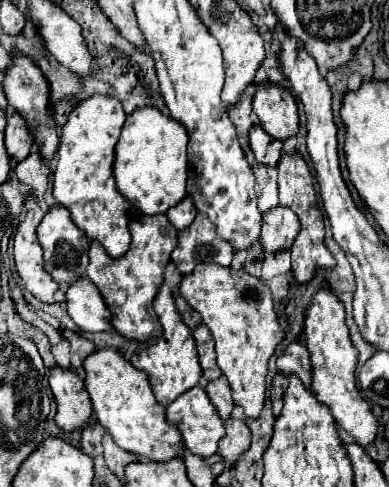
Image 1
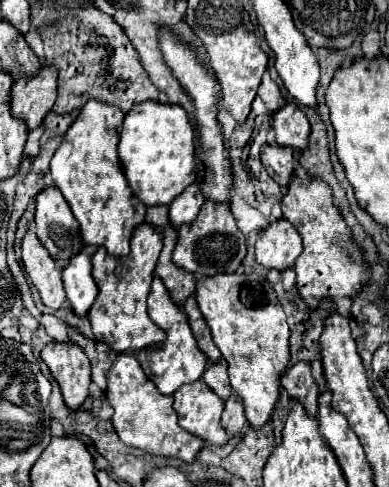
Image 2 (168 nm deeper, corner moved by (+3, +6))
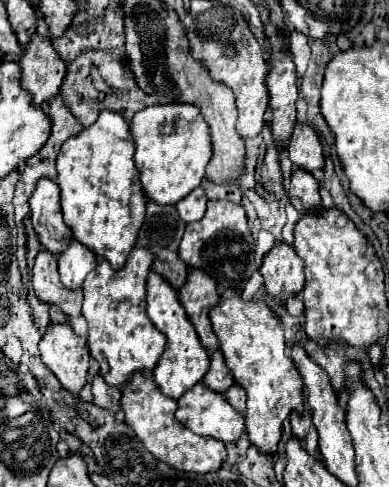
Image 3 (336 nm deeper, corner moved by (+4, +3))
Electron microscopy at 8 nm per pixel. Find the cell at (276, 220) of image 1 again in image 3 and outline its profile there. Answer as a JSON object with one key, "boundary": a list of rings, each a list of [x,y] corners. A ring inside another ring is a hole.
{"boundary":[[[275,241],[273,249],[263,257],[259,273],[265,279],[269,295],[279,303],[291,295],[297,295],[305,285],[303,259],[299,259],[295,249],[285,241]]]}

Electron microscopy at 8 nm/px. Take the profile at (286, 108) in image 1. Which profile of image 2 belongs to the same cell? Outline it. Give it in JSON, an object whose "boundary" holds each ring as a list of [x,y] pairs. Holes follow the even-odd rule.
{"boundary":[[[284,106],[272,114],[272,128],[280,146],[306,150],[310,138],[310,122],[298,106]]]}

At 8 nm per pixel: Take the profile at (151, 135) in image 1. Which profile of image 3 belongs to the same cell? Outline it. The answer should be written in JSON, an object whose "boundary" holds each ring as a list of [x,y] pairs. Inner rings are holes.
{"boundary":[[[191,103],[151,105],[135,113],[129,129],[135,141],[135,165],[139,169],[145,195],[159,205],[173,205],[181,199],[177,203],[179,217],[185,223],[199,221],[205,215],[207,205],[205,191],[199,187],[199,183],[205,177],[205,165],[211,159],[209,127],[203,121],[201,111]]]}

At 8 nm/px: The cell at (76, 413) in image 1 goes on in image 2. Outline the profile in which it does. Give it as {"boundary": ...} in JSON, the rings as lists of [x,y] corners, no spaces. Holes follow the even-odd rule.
{"boundary":[[[50,342],[42,348],[42,360],[60,384],[64,402],[76,410],[84,404],[90,386],[90,360],[74,342]]]}

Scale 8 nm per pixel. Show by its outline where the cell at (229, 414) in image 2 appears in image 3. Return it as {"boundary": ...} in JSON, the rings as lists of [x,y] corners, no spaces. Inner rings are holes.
{"boundary":[[[235,383],[235,385],[231,385],[231,387],[227,389],[225,397],[227,397],[229,405],[231,405],[235,411],[239,411],[239,413],[245,413],[247,395],[245,395],[245,391],[243,391],[243,387],[241,387],[241,385],[237,385],[237,383]]]}

